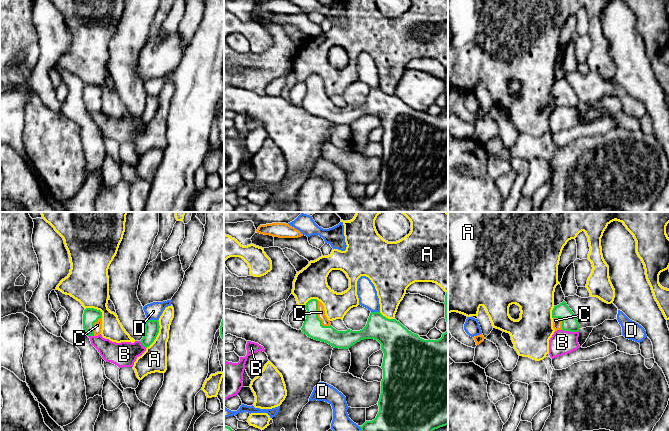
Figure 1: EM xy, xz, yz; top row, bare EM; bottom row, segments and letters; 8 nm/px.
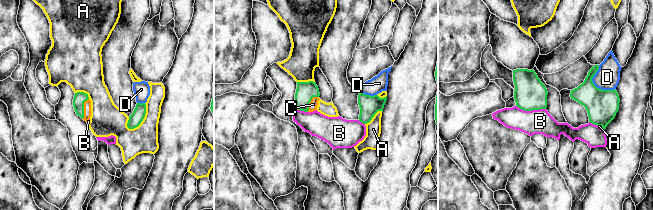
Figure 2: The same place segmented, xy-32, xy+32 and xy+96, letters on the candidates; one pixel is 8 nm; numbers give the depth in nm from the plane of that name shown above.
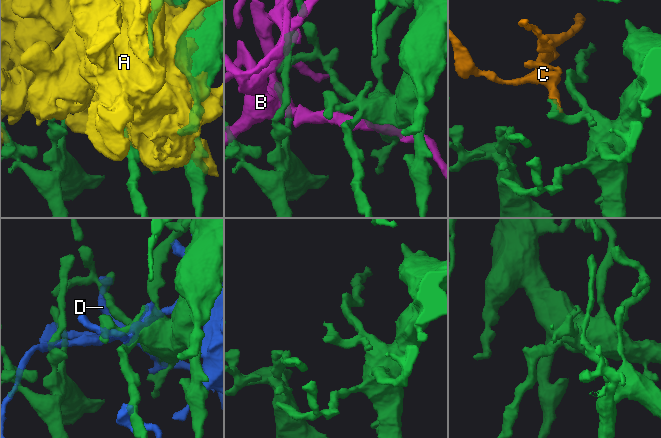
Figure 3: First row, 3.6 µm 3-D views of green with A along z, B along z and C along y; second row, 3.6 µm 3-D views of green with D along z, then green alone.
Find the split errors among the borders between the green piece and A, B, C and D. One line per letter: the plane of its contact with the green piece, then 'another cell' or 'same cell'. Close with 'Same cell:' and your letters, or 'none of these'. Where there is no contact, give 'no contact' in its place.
A: contact in xy; another cell
B: contact in yz; another cell
C: contact in xz; same cell
D: contact in xy; another cell
Same cell: C

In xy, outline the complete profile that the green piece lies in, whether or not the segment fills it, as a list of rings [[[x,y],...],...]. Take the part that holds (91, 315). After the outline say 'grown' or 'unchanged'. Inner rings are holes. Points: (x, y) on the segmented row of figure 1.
[[[86,308],[83,314],[83,329],[88,336],[98,336],[102,329],[102,312],[94,308]]] | grown

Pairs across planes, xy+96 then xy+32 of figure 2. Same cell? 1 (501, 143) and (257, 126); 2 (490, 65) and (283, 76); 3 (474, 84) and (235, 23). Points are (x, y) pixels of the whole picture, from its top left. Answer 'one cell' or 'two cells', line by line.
1: one cell
2: one cell
3: two cells

